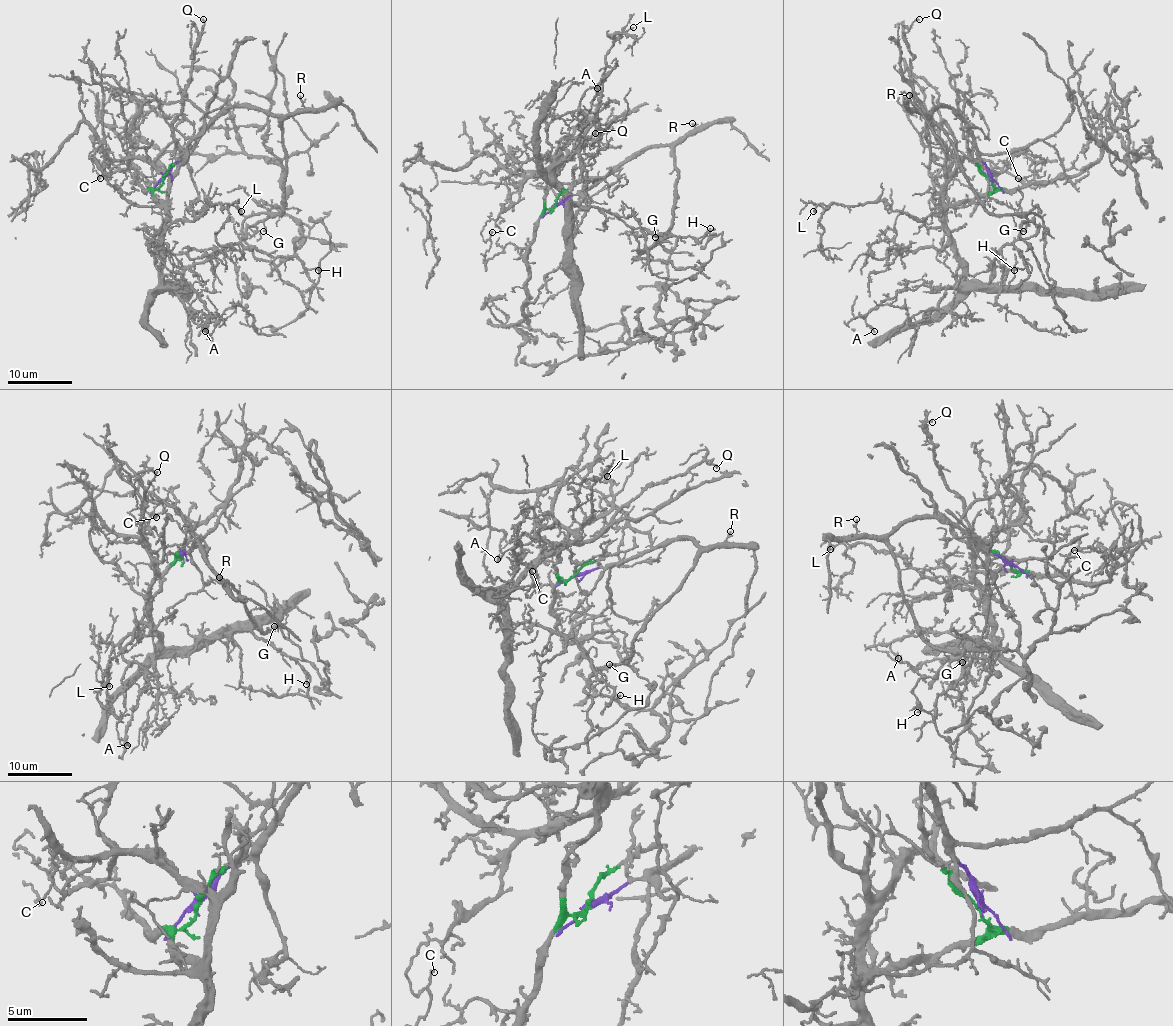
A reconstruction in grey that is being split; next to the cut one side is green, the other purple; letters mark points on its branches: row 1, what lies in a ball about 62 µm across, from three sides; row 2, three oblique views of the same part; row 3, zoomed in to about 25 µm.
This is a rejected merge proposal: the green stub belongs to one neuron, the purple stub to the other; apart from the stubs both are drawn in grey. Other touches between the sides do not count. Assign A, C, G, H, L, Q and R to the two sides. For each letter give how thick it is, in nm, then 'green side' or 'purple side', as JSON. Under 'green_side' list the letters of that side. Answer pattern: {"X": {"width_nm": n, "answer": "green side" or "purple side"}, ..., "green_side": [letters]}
{"A": {"width_nm": 190, "answer": "green side"}, "C": {"width_nm": 150, "answer": "green side"}, "G": {"width_nm": 140, "answer": "green side"}, "H": {"width_nm": 130, "answer": "green side"}, "L": {"width_nm": 140, "answer": "green side"}, "Q": {"width_nm": 150, "answer": "green side"}, "R": {"width_nm": 160, "answer": "purple side"}, "green_side": ["A", "C", "G", "H", "L", "Q"]}

